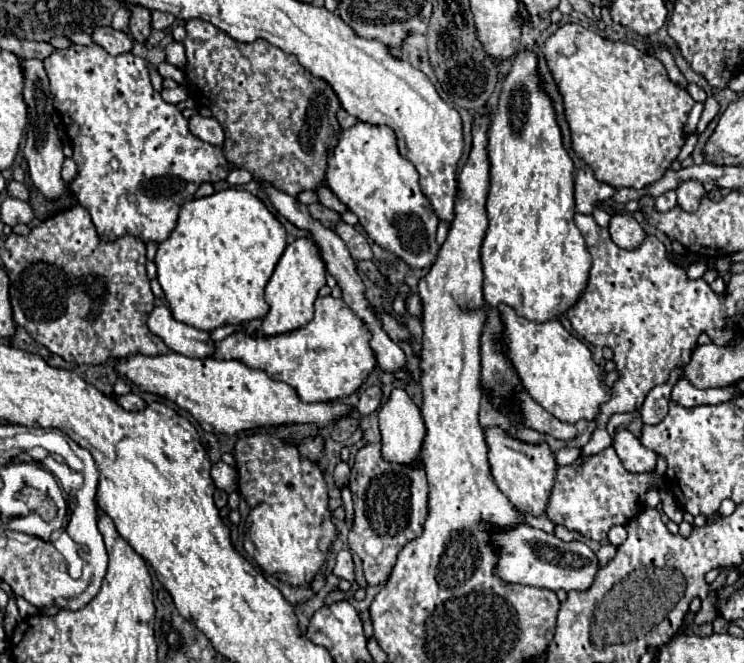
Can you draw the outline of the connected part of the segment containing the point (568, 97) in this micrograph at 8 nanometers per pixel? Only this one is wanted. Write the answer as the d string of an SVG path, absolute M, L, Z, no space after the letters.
M562 24L542 42L540 50L564 100L564 114L572 132L572 148L576 156L592 168L594 176L614 188L644 188L650 182L660 180L684 146L682 126L694 106L692 96L670 82L664 64L630 44L610 42L580 24Z

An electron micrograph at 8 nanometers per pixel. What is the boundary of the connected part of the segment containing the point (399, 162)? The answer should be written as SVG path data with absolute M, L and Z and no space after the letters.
M358 122L348 130L340 130L340 142L328 158L326 184L332 190L332 194L336 194L360 218L362 228L378 246L396 254L410 268L430 268L434 264L440 250L436 242L438 216L434 214L426 194L420 190L416 168L400 156L394 132L388 126L370 126L366 122Z

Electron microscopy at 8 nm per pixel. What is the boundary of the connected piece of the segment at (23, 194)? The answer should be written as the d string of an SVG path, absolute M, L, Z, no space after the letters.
M12 180L12 182L8 184L6 192L8 192L8 196L10 196L10 198L20 198L20 200L28 200L28 190L26 190L24 182L16 182L16 180Z

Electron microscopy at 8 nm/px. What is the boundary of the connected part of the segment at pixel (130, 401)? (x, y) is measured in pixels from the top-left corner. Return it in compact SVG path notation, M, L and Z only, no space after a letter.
M132 392L126 396L118 396L118 404L124 410L144 410L146 408L146 402L138 394L132 394Z

